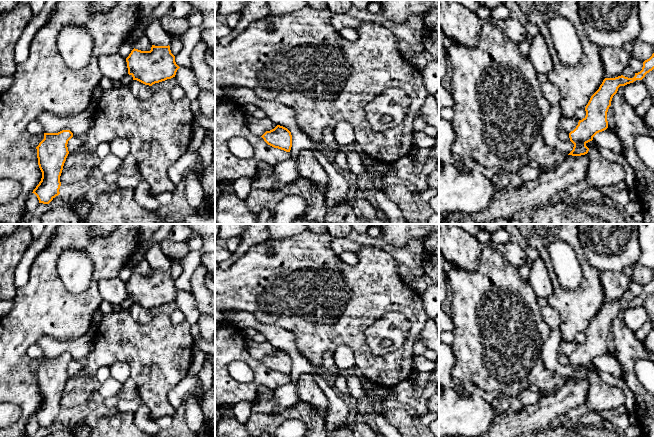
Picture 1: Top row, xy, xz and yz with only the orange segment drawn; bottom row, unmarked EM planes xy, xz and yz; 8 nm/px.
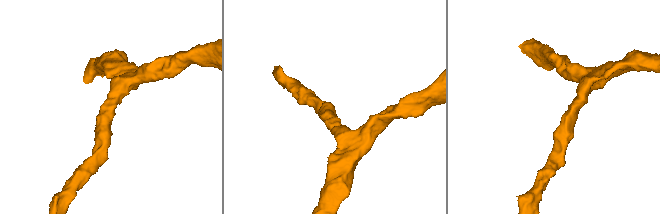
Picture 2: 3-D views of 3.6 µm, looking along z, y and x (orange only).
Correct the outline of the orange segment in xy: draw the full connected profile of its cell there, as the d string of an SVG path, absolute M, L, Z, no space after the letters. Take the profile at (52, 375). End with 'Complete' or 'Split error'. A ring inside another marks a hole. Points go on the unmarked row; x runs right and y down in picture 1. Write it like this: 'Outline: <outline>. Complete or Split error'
Outline: M70 354L44 357L44 363L36 371L42 402L32 417L37 420L39 427L49 428L60 418L60 400L69 378L67 368L72 361Z. Complete

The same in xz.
Outline: M277 349L274 353L266 355L261 361L268 369L274 372L286 376L290 376L291 374L292 359L291 356L283 350Z. Complete

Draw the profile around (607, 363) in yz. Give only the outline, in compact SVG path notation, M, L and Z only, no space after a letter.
M606 353L599 356L593 361L593 365L599 372L609 373L614 377L623 380L622 368L615 355Z

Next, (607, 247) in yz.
M578 224L578 231L584 257L599 273L623 272L640 257L637 224Z

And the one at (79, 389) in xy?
M82 373L69 376L60 400L63 408L73 408L88 402L97 391L97 382L94 378Z

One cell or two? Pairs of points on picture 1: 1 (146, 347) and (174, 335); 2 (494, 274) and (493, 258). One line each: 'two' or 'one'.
1: one
2: one

